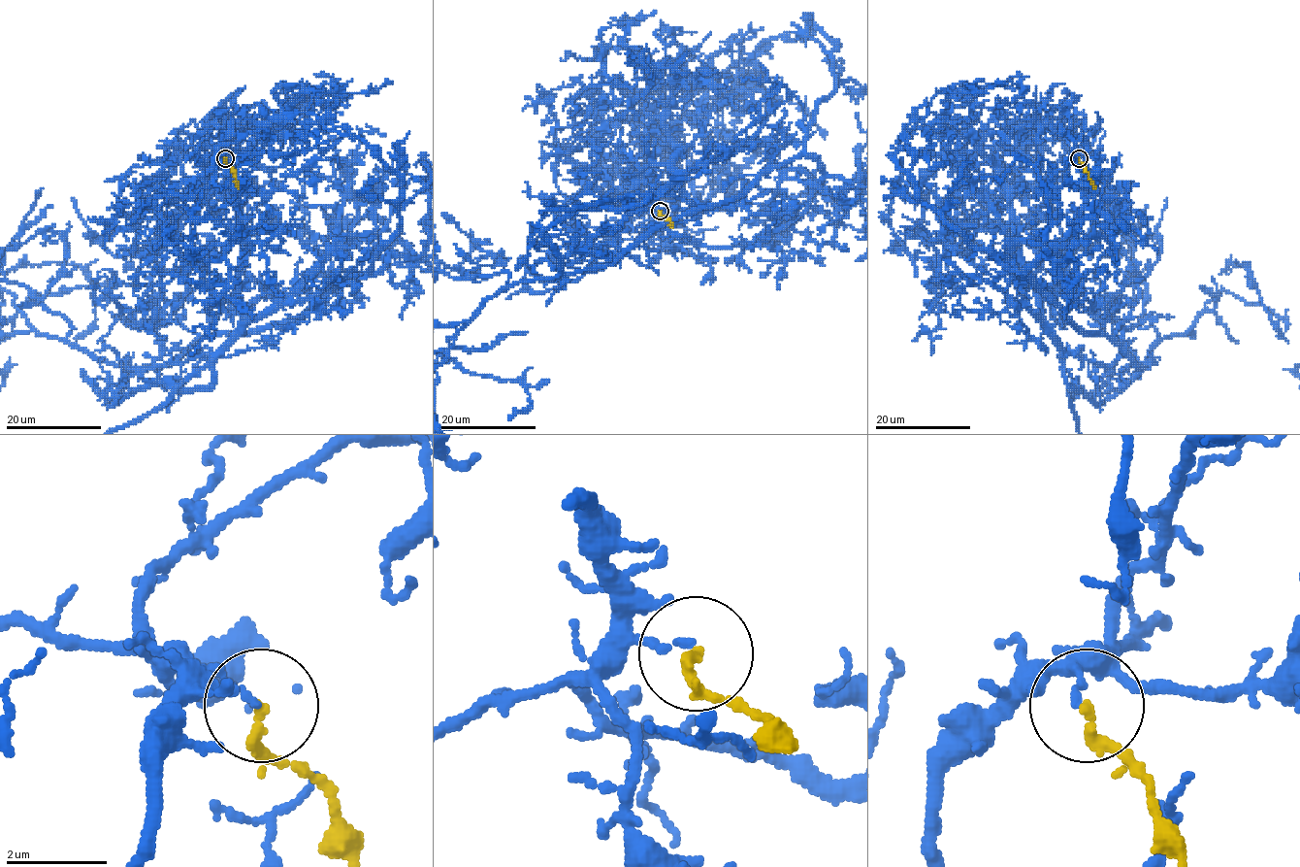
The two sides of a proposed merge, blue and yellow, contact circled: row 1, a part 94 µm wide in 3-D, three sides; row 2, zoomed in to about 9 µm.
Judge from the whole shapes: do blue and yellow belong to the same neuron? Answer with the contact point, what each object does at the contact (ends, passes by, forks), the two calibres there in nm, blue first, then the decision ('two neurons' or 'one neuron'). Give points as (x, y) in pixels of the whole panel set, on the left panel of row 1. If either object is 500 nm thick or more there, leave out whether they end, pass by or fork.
(225, 158) | blue ends | yellow ends | 130/200 nm | two neurons

